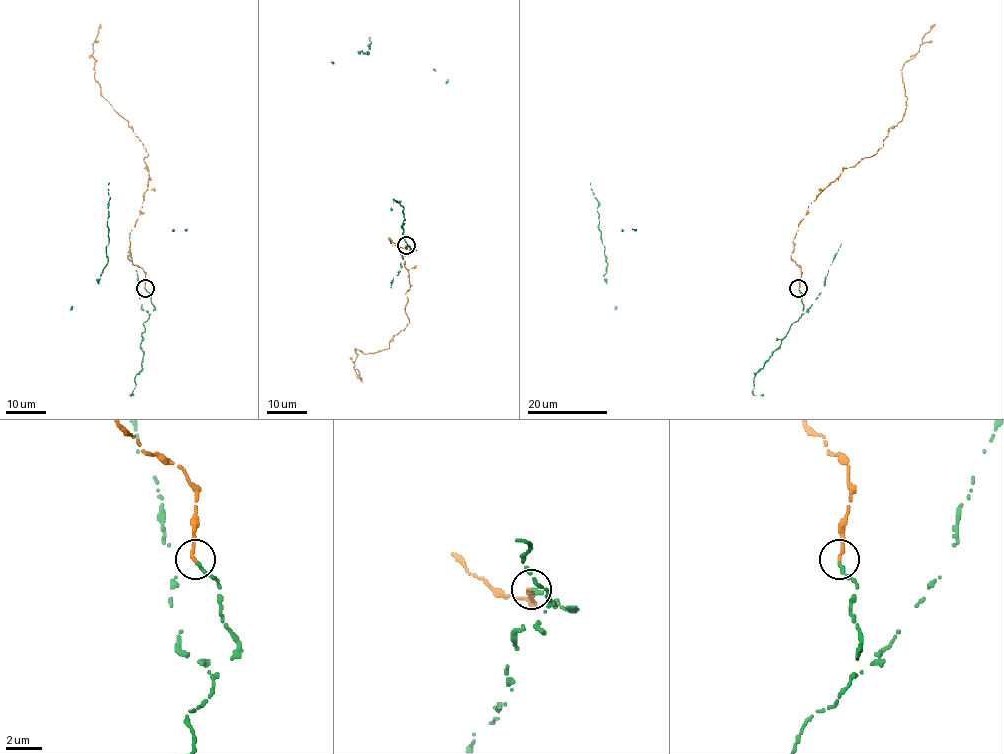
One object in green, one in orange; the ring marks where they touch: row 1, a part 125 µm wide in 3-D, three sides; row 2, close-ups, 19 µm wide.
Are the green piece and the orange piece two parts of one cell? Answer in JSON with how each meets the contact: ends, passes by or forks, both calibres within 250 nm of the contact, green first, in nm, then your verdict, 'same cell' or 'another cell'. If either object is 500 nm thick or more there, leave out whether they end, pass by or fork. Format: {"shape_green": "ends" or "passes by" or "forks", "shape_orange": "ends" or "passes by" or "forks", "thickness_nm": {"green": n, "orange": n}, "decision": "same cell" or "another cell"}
{"shape_green": "ends", "shape_orange": "ends", "thickness_nm": {"green": 220, "orange": 220}, "decision": "same cell"}

